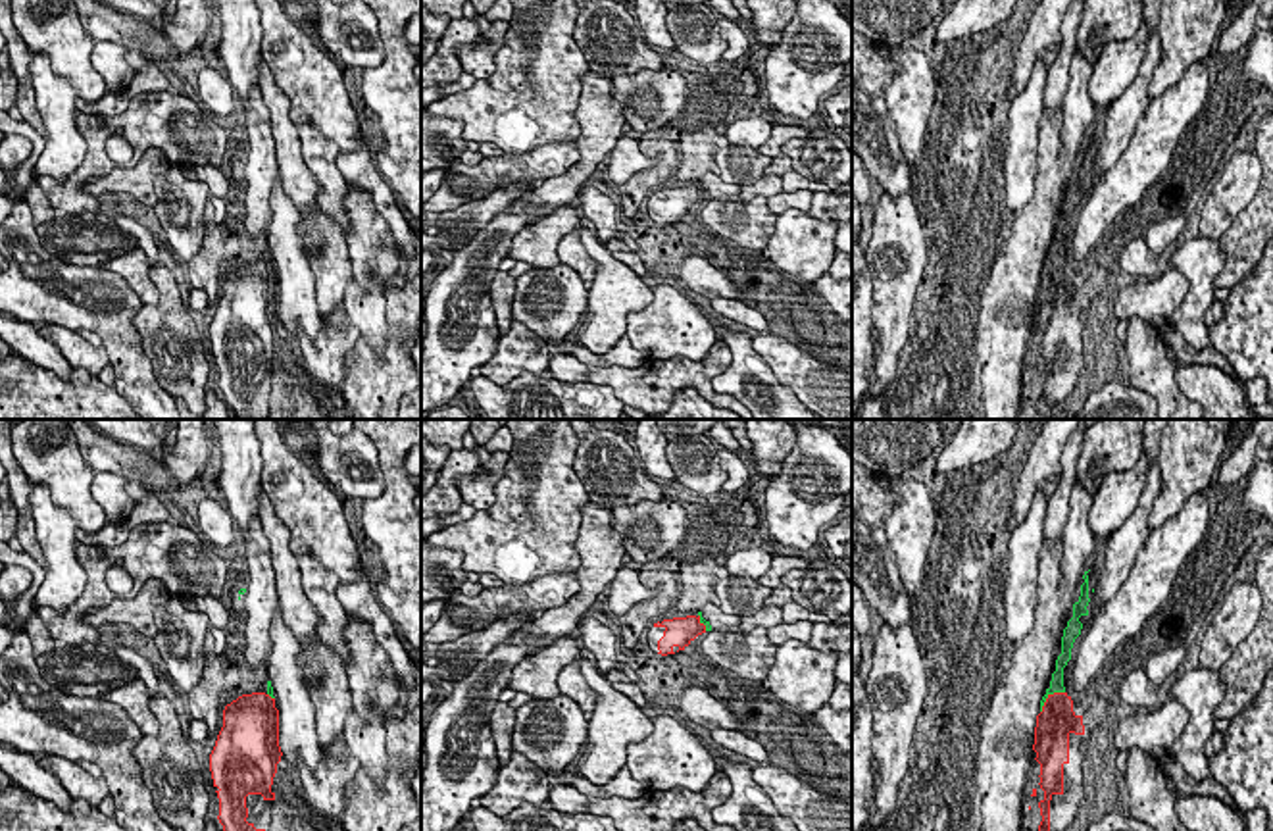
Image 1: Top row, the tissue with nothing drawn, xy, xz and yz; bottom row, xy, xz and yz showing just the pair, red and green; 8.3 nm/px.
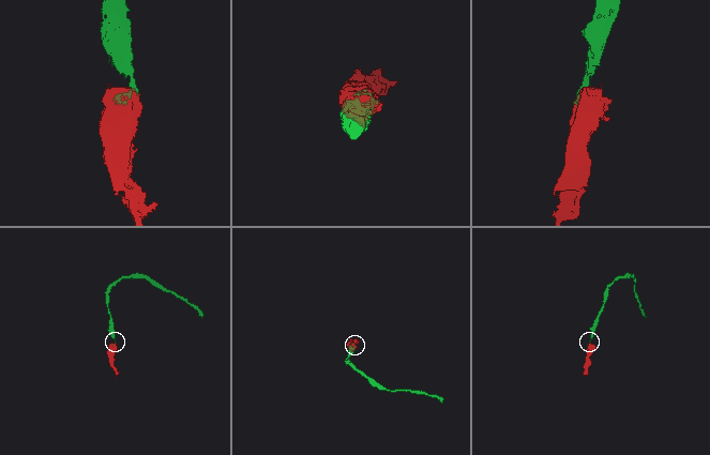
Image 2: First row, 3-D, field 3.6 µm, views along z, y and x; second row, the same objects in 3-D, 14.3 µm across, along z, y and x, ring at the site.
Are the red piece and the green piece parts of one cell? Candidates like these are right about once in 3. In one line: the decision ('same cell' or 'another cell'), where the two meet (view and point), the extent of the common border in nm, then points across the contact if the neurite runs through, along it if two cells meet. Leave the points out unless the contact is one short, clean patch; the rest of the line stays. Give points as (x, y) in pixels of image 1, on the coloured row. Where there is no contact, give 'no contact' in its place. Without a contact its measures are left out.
same cell; contact yz (1048, 697); length 280 nm

